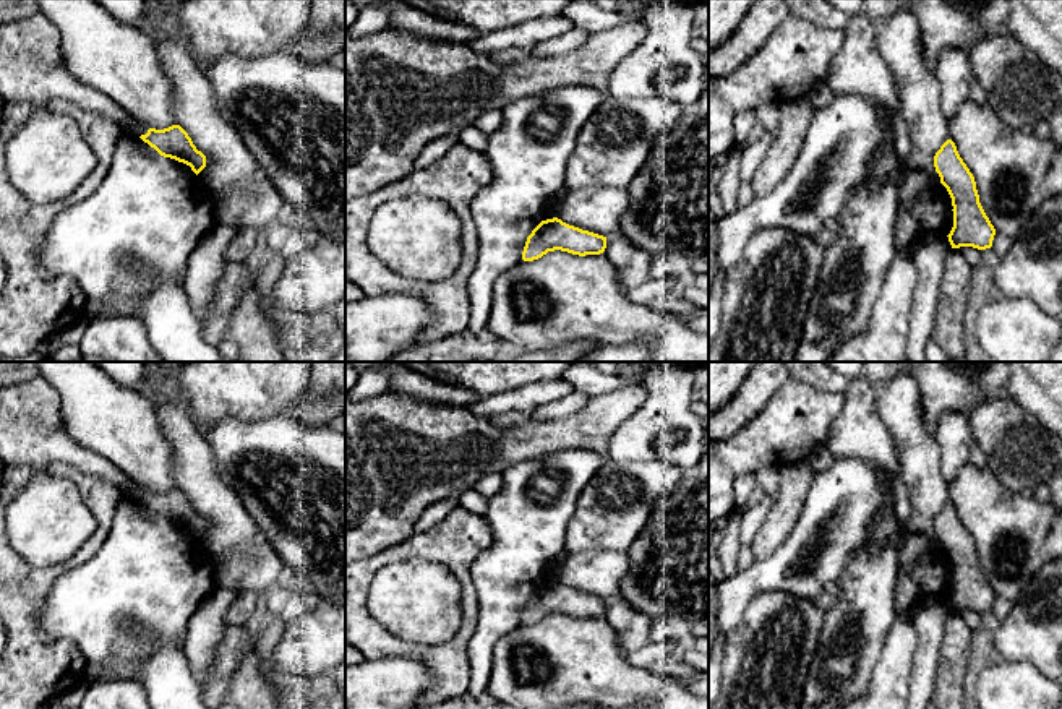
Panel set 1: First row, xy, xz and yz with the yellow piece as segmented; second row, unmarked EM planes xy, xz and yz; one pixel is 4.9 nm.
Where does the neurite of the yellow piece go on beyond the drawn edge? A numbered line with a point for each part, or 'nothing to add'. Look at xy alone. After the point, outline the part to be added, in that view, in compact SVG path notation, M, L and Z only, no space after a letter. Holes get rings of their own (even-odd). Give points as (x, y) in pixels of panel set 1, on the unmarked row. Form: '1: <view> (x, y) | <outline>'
1: xy (31, 427) | M42 376L0 388L0 462L66 461L84 474L113 483L123 496L146 498L149 490L131 482L104 456L78 445L65 430L62 399Z

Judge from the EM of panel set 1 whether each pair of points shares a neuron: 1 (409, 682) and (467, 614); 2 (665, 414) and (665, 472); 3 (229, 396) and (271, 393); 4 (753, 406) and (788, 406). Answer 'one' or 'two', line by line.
1: two
2: two
3: one
4: two

